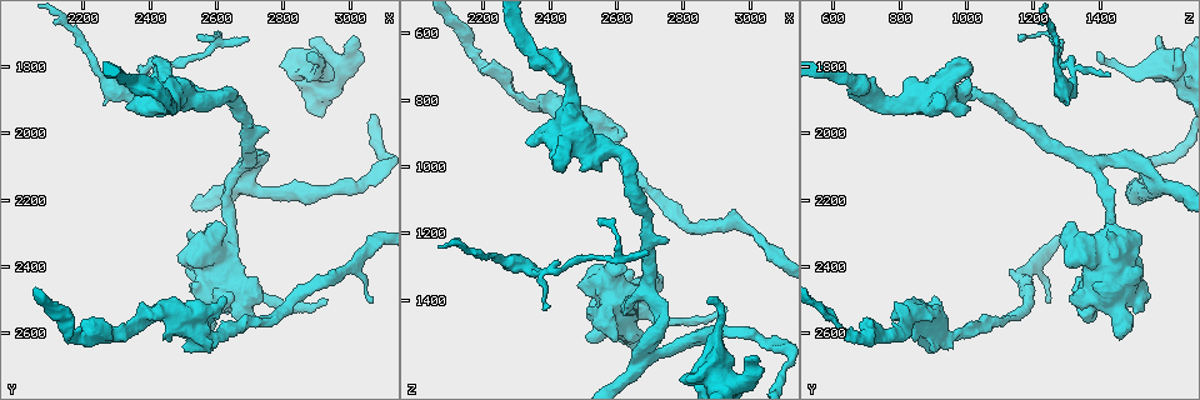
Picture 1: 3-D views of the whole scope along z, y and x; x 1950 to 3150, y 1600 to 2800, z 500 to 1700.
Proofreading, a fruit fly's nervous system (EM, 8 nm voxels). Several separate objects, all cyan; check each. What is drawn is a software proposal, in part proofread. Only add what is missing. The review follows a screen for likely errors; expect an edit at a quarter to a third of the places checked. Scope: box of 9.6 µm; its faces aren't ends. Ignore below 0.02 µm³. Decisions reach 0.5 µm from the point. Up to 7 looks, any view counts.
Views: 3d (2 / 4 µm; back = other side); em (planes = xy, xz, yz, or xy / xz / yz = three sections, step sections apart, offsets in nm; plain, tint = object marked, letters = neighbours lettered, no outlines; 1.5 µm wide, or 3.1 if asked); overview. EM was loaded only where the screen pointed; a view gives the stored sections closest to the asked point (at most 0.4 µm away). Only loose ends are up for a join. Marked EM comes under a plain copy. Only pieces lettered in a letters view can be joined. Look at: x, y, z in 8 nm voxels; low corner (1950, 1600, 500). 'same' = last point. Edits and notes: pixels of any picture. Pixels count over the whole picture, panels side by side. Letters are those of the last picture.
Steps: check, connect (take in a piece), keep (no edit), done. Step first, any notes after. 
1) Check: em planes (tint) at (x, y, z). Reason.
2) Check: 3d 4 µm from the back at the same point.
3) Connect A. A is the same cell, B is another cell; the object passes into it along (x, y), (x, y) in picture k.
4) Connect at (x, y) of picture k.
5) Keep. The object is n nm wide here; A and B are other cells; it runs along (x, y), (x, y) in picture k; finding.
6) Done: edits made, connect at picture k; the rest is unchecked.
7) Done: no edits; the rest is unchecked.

Check: em xy step 4 (tint) at (2700, 1710, 1250).

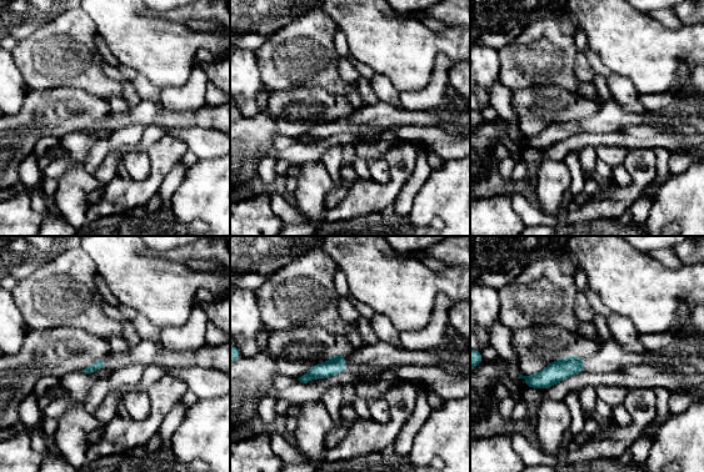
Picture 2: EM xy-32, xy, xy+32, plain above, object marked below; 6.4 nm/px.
Check: em xy step 4 (letters) at the same point.

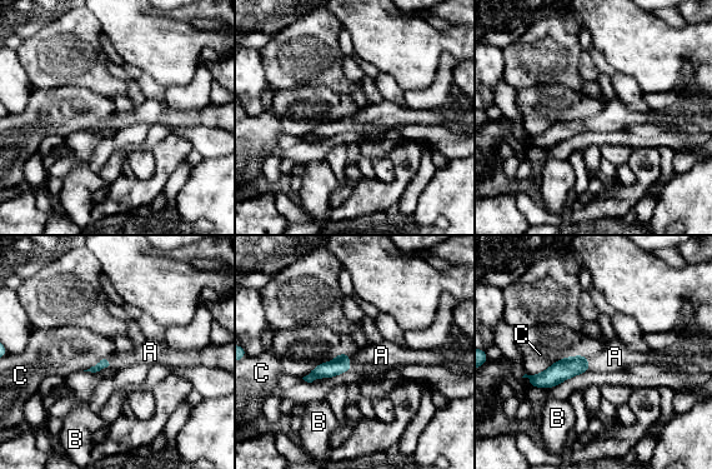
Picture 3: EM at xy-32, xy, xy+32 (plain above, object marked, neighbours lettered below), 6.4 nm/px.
Connect A. A is the same cell, B and C are other cells; the object passes into it along (340, 364), (349, 360), (381, 355) in picture 3; it goes on there.

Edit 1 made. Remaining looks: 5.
Check: overview. See it whole again.

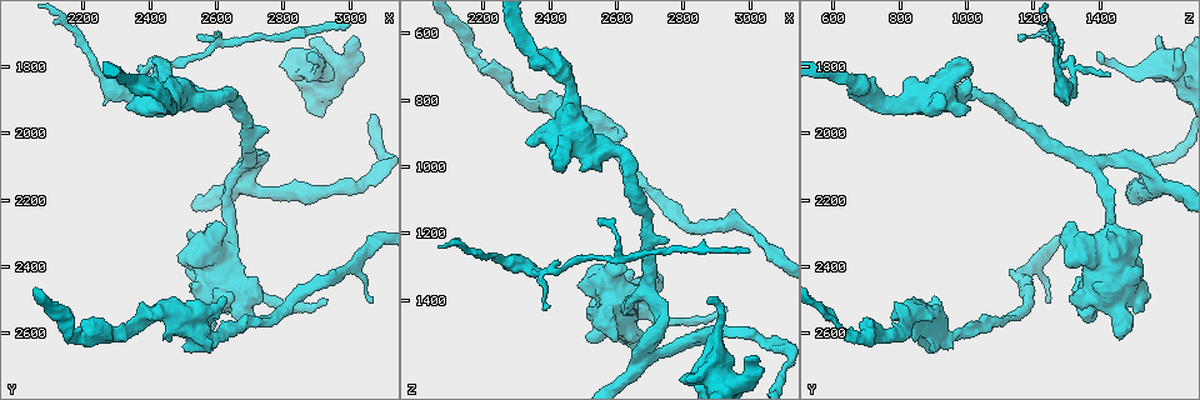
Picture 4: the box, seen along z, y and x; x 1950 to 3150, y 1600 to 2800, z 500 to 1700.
Check: em xy step 8 (letters) at (3020, 1710, 1570). Free end.

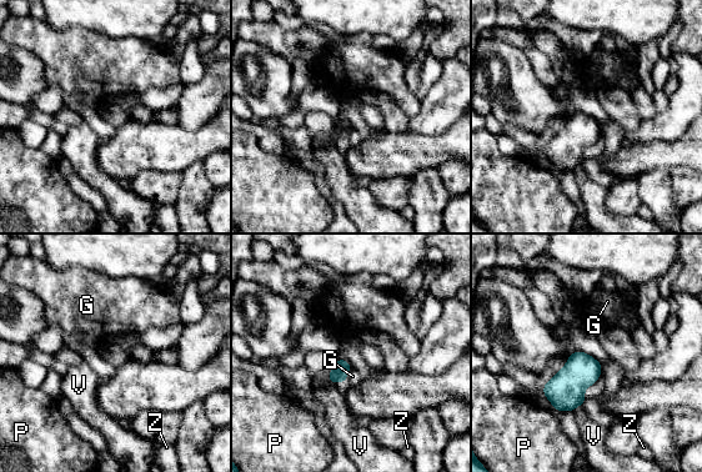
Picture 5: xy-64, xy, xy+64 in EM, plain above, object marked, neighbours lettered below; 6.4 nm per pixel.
Check: em planes (letters) at the same point. Another direction.

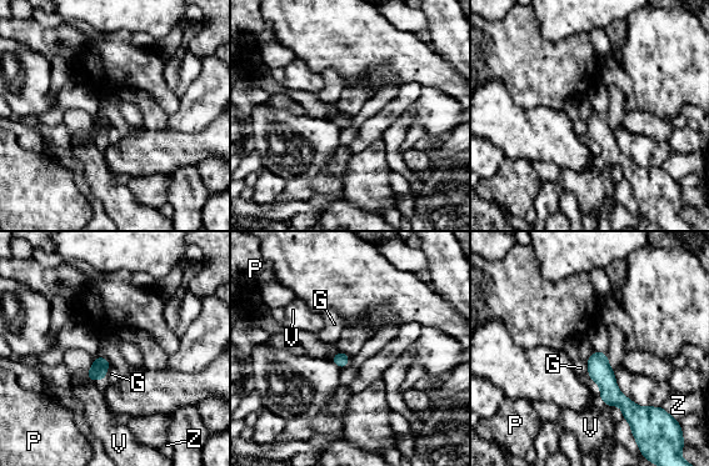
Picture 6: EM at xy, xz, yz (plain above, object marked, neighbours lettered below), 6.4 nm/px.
Keep. G, P, V and Z are other cells; no lettered piece goes on from it.

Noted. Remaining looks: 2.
Check: em yz step 4 (letters) at (2920, 2500, 1440). Tapers out.

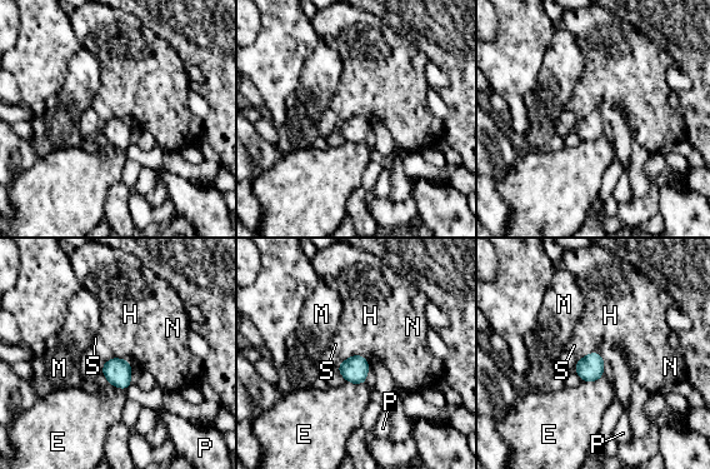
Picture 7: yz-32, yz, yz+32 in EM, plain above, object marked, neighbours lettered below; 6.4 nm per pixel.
Keep. The longest contact is with H, 160 nm; E, H, M, N, P and S are other cells; a border runs along (604, 375), (594, 380), (583, 382) in picture 7; none of them fits.

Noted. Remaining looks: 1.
Done: edits made, connect at picture 3; the rest is unchecked.

